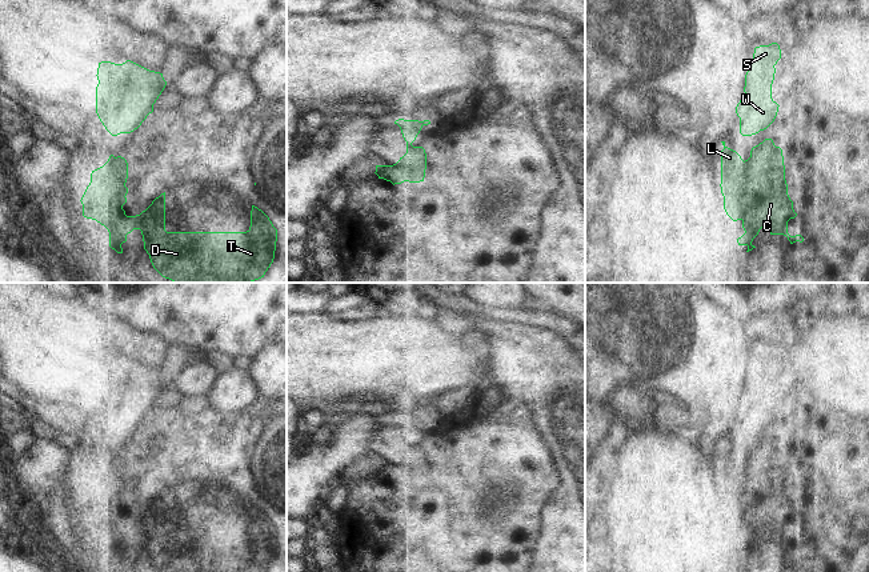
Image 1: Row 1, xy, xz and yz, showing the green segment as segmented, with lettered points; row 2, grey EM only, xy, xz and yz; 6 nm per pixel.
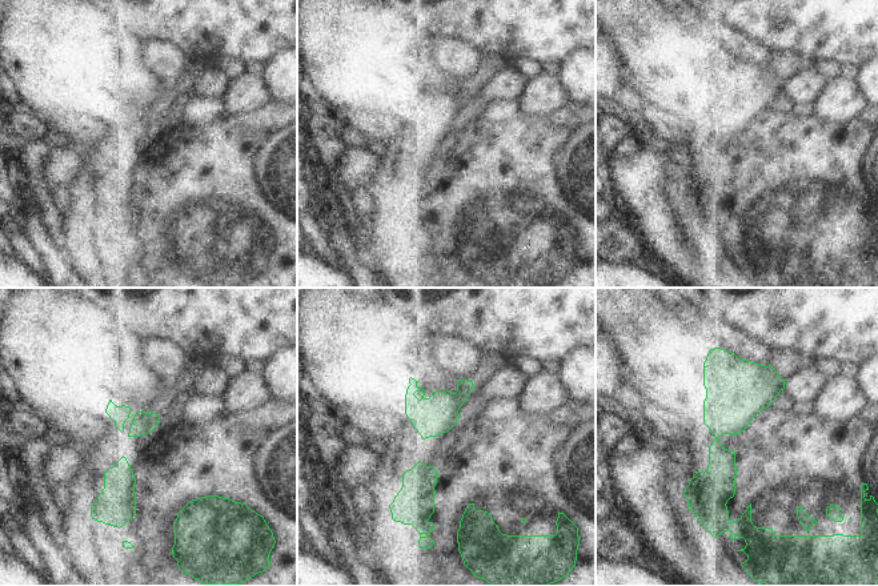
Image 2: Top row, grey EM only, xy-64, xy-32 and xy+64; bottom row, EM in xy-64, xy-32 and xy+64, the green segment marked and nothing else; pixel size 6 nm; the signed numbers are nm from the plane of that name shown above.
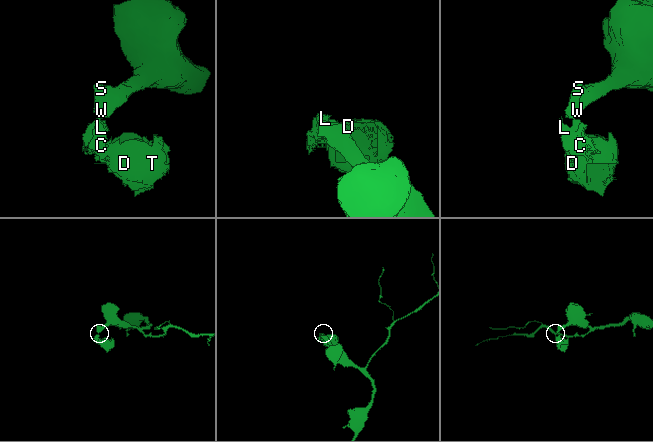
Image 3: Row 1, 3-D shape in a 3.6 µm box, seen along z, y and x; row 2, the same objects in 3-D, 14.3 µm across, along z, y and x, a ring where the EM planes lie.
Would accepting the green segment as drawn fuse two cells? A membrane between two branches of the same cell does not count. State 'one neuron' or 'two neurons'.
two neurons

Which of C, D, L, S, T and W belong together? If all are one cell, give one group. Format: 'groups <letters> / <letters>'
groups C D T / L S W

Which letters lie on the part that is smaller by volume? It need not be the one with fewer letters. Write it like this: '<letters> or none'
C, D, T

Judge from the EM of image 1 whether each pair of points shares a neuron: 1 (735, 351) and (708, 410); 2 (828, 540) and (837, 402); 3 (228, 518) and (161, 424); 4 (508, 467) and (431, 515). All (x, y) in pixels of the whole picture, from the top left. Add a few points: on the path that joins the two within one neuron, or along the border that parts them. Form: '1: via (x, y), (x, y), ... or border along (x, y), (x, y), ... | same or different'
1: via (720, 366), (715, 371), (715, 386), (711, 395) | same
2: border along (812, 392), (829, 410), (847, 414), (855, 419) | different
3: via (212, 495), (211, 483), (175, 447) | same
4: via (489, 486), (460, 515), (449, 515) | same

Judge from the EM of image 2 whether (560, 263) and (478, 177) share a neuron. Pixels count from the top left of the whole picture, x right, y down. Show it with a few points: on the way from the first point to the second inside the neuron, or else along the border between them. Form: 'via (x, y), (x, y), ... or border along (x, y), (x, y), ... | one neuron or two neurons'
via (538, 241), (498, 199) | one neuron

